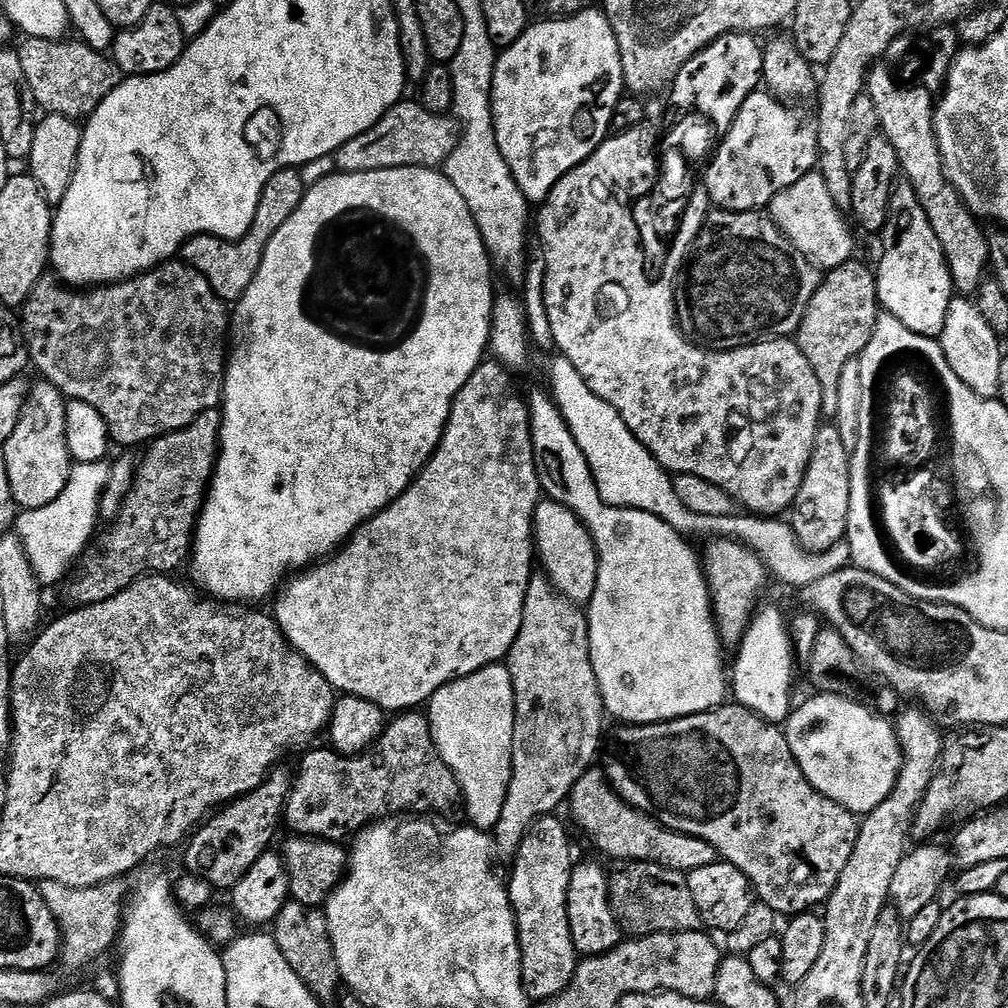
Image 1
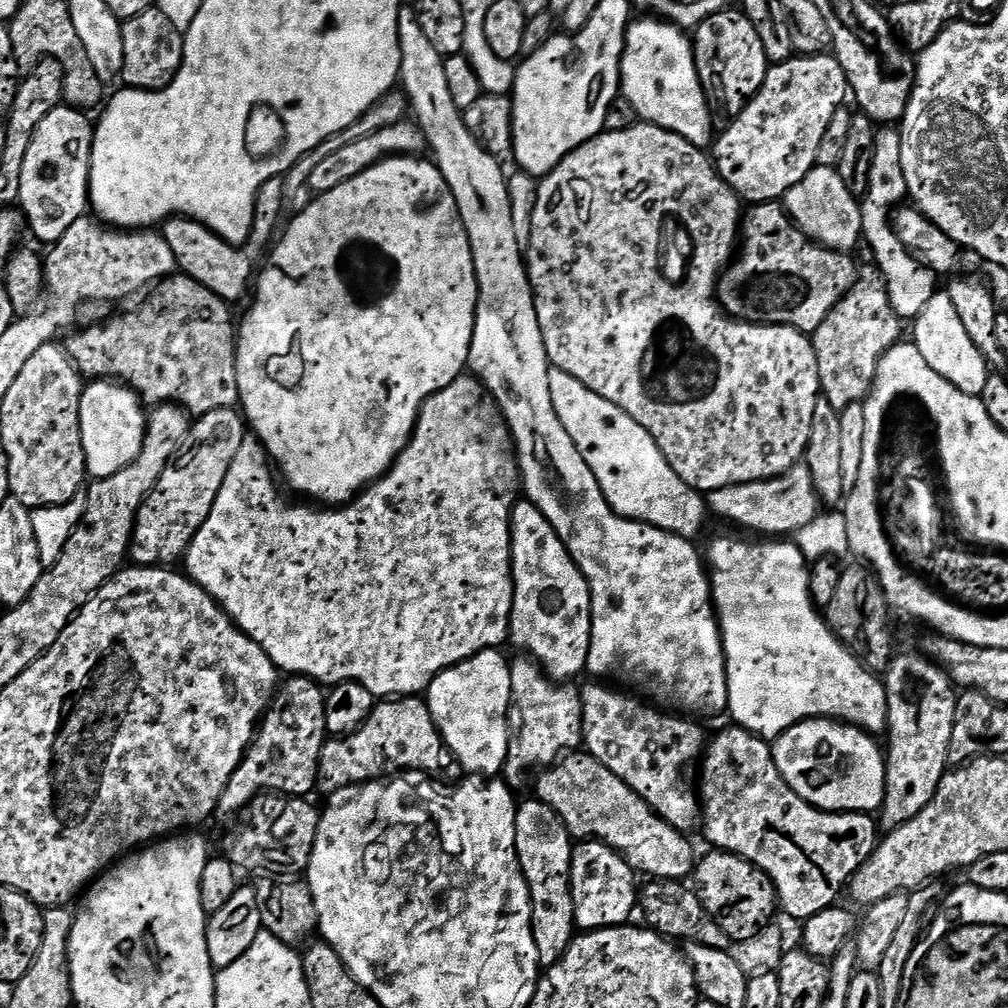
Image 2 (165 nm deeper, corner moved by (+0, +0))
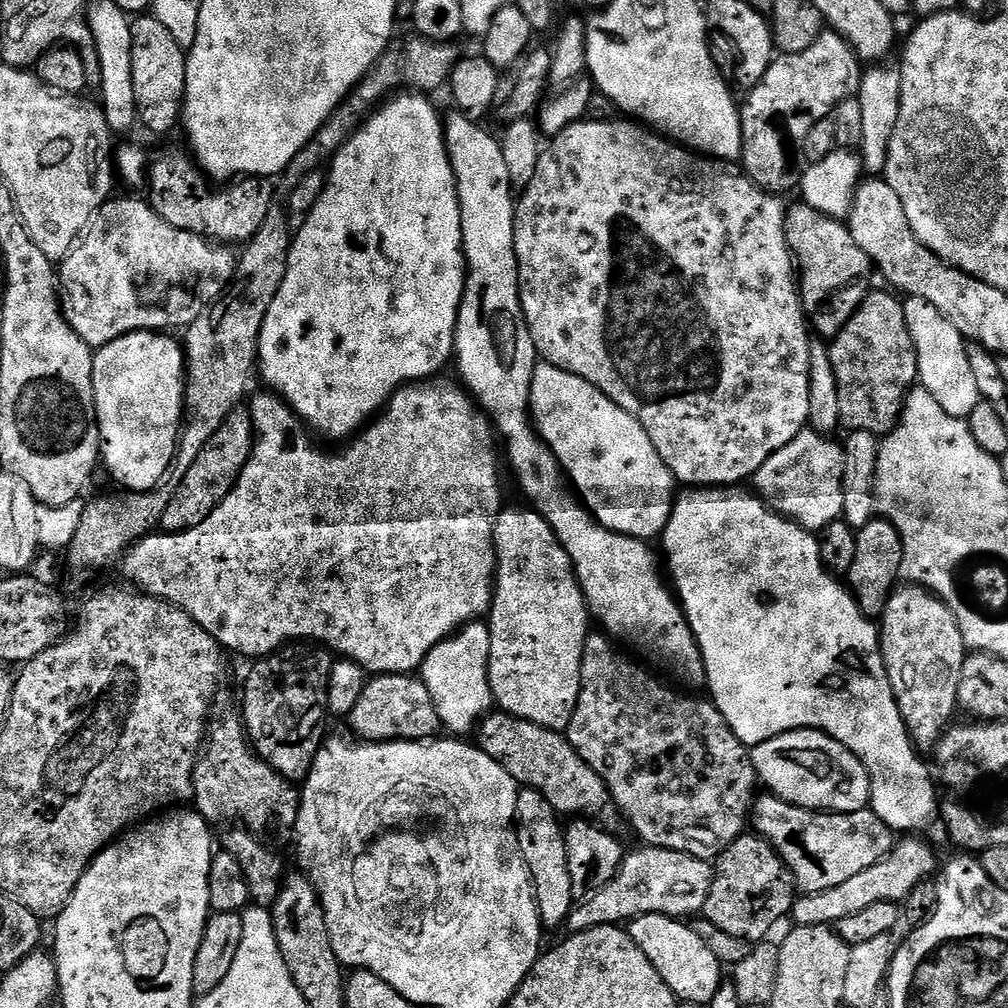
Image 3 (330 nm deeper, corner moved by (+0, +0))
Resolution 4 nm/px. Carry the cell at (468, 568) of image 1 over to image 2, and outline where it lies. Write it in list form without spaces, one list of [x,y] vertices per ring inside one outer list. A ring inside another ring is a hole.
[[[465,374],[450,382],[446,390],[438,390],[438,394],[431,396],[422,406],[410,442],[392,463],[391,470],[381,480],[369,484],[355,500],[343,506],[328,506],[321,510],[308,502],[295,504],[284,497],[283,491],[285,489],[278,483],[277,473],[268,458],[268,451],[264,449],[264,443],[254,435],[245,435],[242,447],[226,474],[226,482],[222,482],[222,490],[218,490],[218,498],[214,498],[210,518],[202,522],[202,530],[198,530],[192,545],[182,557],[182,568],[186,575],[195,584],[202,586],[206,594],[213,596],[220,603],[222,611],[246,635],[254,638],[262,650],[266,650],[281,673],[308,676],[321,686],[354,682],[366,686],[366,690],[370,690],[370,694],[377,698],[414,696],[427,693],[434,678],[447,668],[466,662],[474,654],[491,648],[499,649],[504,646],[500,644],[509,643],[508,627],[514,606],[512,508],[522,492],[520,461],[516,459],[516,442],[502,410],[481,380]]]

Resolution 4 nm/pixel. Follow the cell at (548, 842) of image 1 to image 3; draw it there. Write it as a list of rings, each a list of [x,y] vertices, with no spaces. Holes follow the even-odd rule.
[[[521,787],[516,807],[516,837],[522,850],[522,858],[532,875],[532,889],[536,895],[536,909],[540,915],[540,923],[545,929],[561,928],[568,923],[568,915],[574,907],[572,883],[570,882],[570,862],[566,854],[564,841],[565,825],[561,817],[538,794],[538,790]]]

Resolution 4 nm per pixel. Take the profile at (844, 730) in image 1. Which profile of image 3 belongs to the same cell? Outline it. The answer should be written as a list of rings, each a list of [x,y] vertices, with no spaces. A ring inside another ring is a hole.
[[[787,732],[755,745],[751,754],[759,783],[779,800],[822,812],[863,812],[869,807],[872,783],[866,766],[824,732]]]

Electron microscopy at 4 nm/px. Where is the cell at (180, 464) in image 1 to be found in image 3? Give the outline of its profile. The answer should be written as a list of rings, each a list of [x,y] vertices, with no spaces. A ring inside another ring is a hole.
[[[247,407],[235,408],[230,418],[222,422],[218,434],[202,446],[202,454],[198,454],[194,466],[190,466],[186,478],[182,478],[174,498],[170,498],[170,506],[166,506],[166,514],[162,514],[160,528],[166,532],[185,532],[194,526],[202,526],[202,522],[206,522],[206,518],[210,518],[210,514],[214,514],[216,507],[228,497],[232,485],[238,482],[256,438]]]

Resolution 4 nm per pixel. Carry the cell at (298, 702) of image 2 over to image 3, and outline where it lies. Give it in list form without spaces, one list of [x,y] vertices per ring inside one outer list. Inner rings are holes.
[[[292,642],[272,652],[269,656],[261,656],[248,672],[244,680],[244,708],[242,719],[244,731],[248,734],[248,742],[256,755],[289,782],[303,782],[308,779],[314,766],[314,758],[320,745],[326,739],[324,719],[329,719],[328,687],[330,686],[330,670],[334,656],[323,646],[313,646],[308,642]]]

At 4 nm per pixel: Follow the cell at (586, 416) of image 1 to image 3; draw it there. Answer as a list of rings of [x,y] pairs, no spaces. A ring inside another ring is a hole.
[[[543,362],[537,363],[534,370],[530,415],[541,440],[556,456],[556,461],[570,477],[570,483],[583,500],[585,508],[602,527],[645,542],[652,542],[655,536],[657,539],[663,533],[674,503],[674,477],[666,462],[662,462],[658,450],[654,450],[650,434],[646,434],[634,417],[626,414],[626,410],[606,398],[606,394],[602,394],[602,390],[590,382]]]

